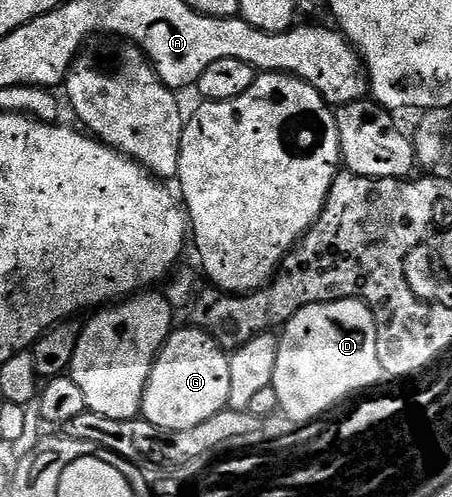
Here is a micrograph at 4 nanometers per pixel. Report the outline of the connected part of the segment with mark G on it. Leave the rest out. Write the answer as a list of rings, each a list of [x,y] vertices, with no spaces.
[[[190,325],[180,331],[174,330],[155,356],[153,368],[147,377],[147,385],[141,402],[141,415],[151,421],[151,425],[159,425],[159,429],[191,429],[207,421],[207,417],[215,417],[215,413],[226,410],[231,393],[231,365],[229,355],[218,345],[212,335],[196,325]]]

